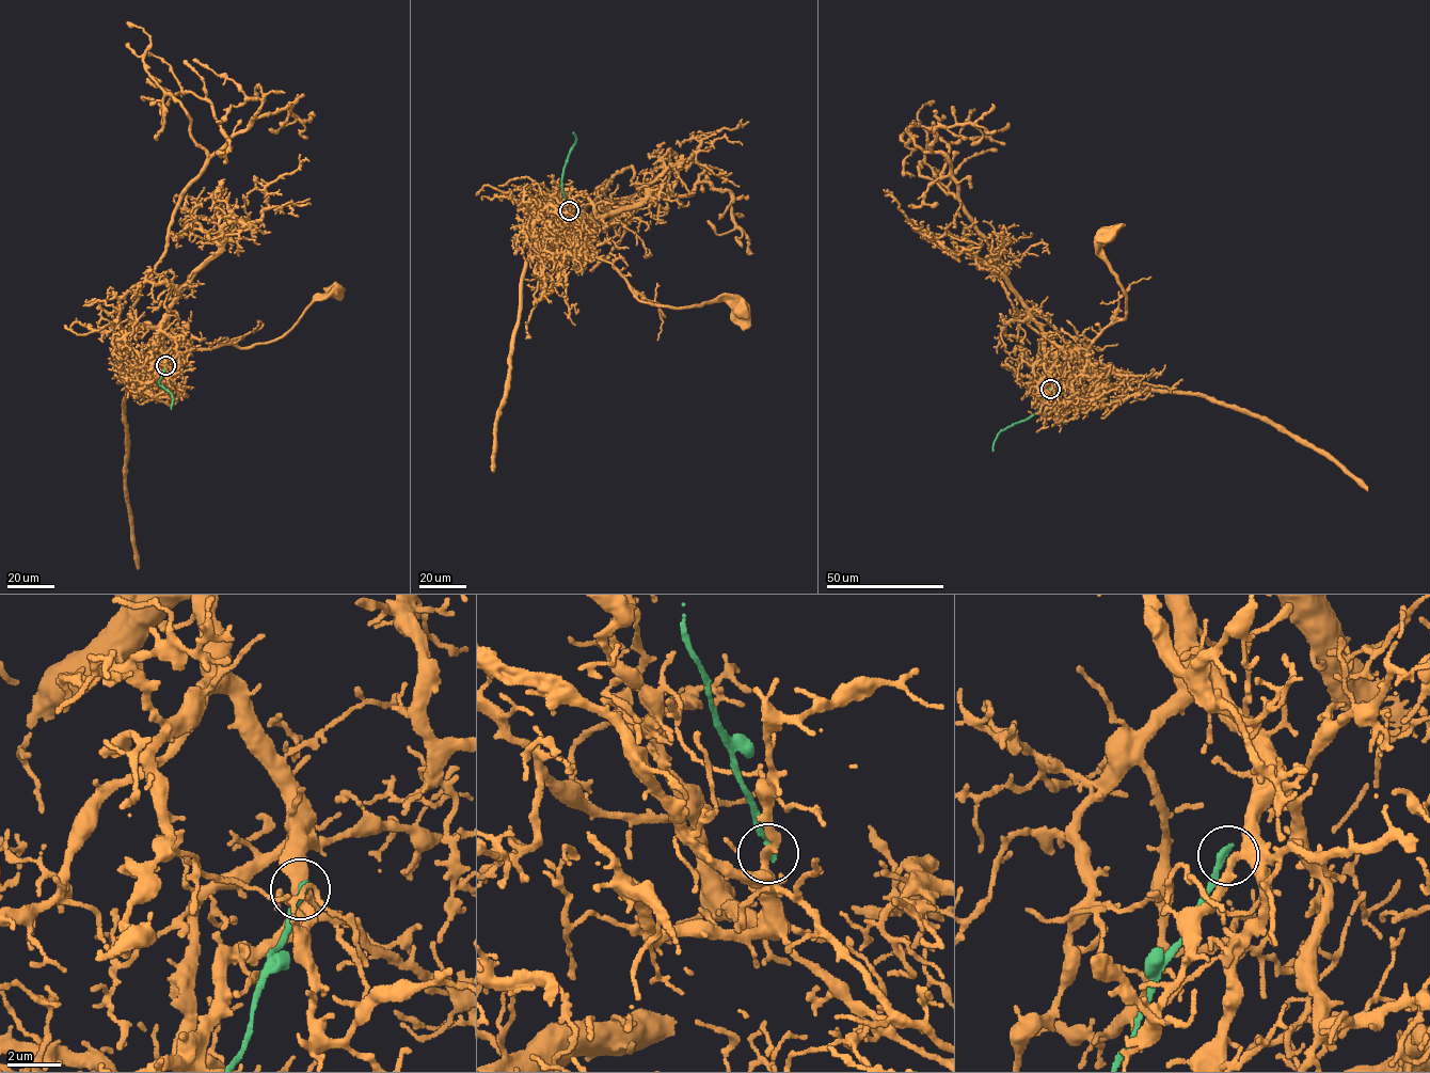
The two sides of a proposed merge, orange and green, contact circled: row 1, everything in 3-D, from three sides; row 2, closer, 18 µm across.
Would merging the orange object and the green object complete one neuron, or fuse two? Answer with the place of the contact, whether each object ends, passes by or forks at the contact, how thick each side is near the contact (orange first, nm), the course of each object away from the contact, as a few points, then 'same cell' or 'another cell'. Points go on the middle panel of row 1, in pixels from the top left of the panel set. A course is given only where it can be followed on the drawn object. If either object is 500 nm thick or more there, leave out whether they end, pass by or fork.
place (569, 210); orange passes by; green ends; calibres 360 and 280 nm; course orange (569, 209), (565, 216), (577, 222), (576, 234), (641, 301), (686, 308), (720, 298), (742, 312); course green (569, 209), (561, 180), (576, 140), (573, 132); another cell

